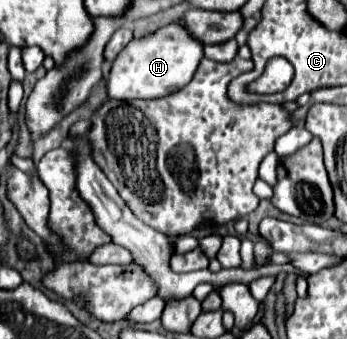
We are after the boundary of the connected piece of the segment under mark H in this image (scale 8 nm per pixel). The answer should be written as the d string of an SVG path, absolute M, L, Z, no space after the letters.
M181 23L165 25L149 35L133 39L111 63L107 77L107 95L111 99L157 99L165 97L189 83L199 61L203 59L203 45L193 39Z

